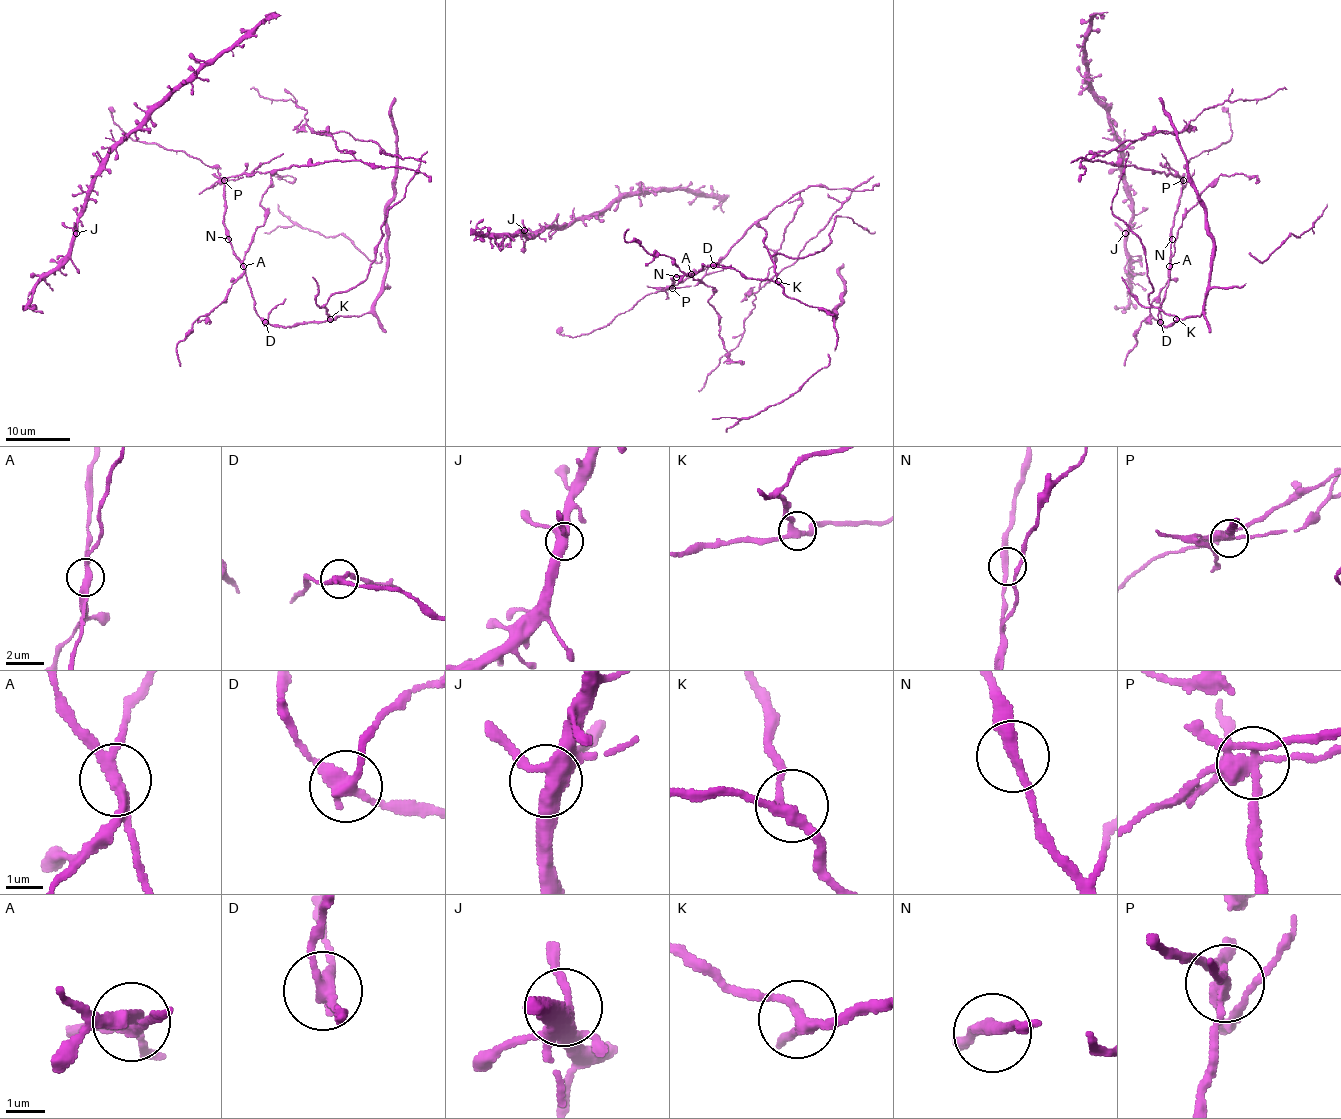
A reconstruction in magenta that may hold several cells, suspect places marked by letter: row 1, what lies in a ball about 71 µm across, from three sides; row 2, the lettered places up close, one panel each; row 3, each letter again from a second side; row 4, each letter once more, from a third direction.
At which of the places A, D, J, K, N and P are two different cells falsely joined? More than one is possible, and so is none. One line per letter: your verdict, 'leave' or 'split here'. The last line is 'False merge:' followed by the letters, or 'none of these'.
A: split here
D: split here
J: leave
K: leave
N: leave
P: split here
False merge: A, D, P

